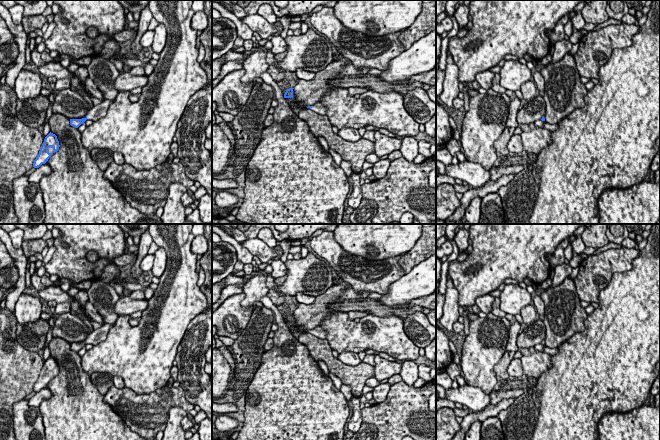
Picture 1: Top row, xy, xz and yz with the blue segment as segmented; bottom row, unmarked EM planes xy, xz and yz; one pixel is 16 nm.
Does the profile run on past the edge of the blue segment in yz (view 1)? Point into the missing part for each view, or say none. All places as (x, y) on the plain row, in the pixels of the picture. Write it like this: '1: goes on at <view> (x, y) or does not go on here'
1: does not go on here

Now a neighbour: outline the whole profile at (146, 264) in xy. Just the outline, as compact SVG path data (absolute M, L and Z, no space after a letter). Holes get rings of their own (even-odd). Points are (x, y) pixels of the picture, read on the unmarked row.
M147 254L140 263L140 268L143 272L148 272L152 270L154 263L154 255Z

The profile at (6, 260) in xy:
M0 239L0 274L7 272L11 265L15 265L15 260L10 256L5 244Z

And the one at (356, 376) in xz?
M304 333L298 337L298 341L304 344L310 355L318 363L323 361L330 373L336 375L342 382L351 387L353 397L363 396L363 387L366 381L375 377L374 366L361 362L356 366L342 363L332 354L332 349L326 339L320 339L311 333Z

